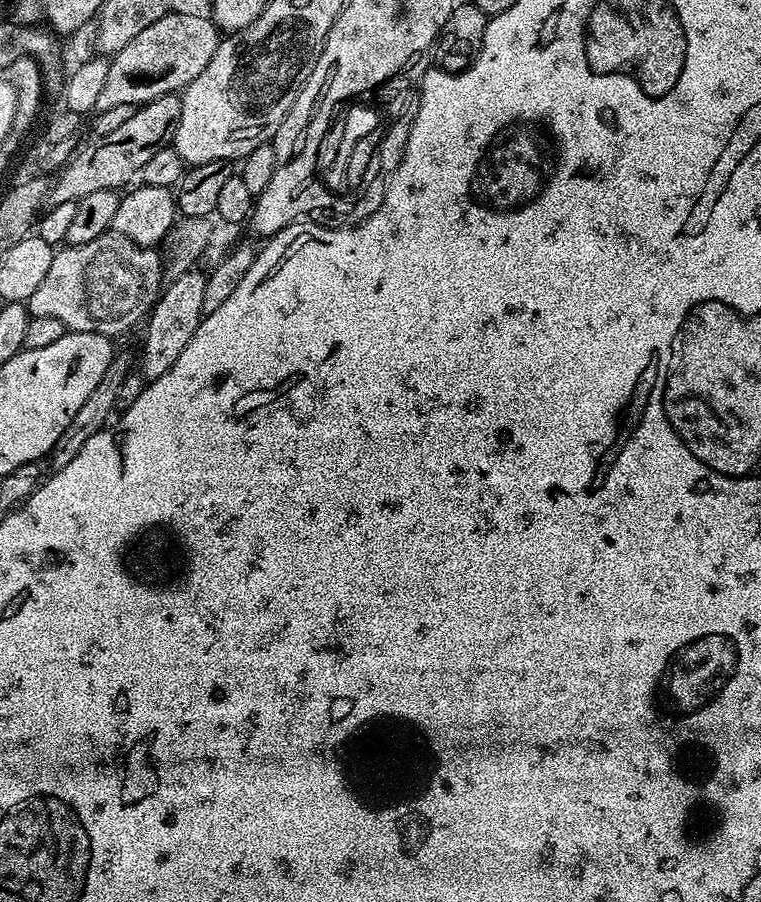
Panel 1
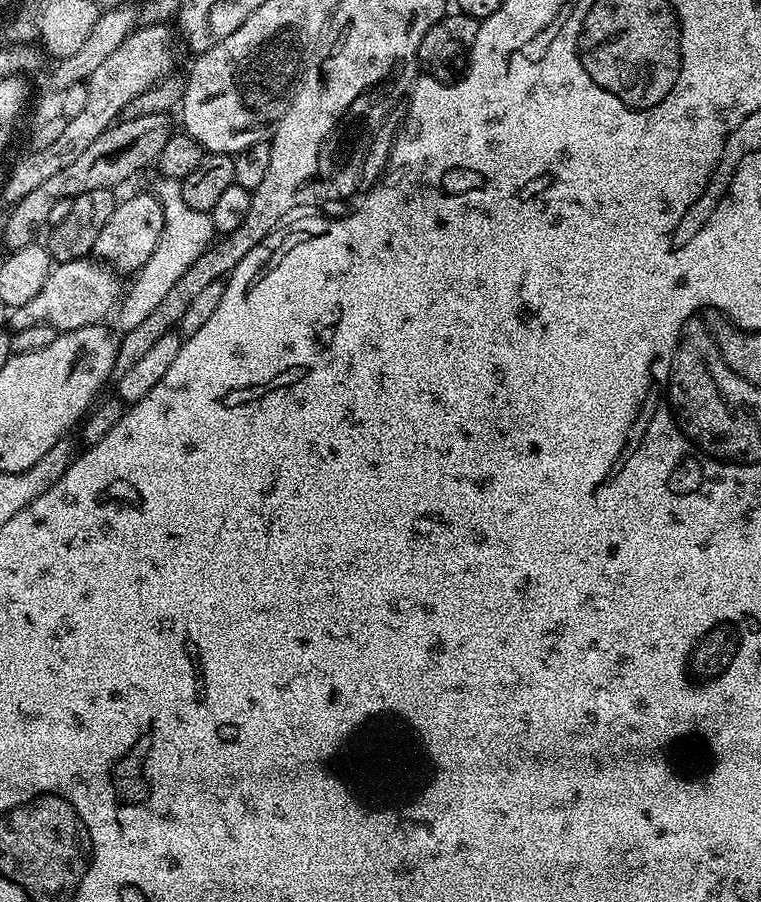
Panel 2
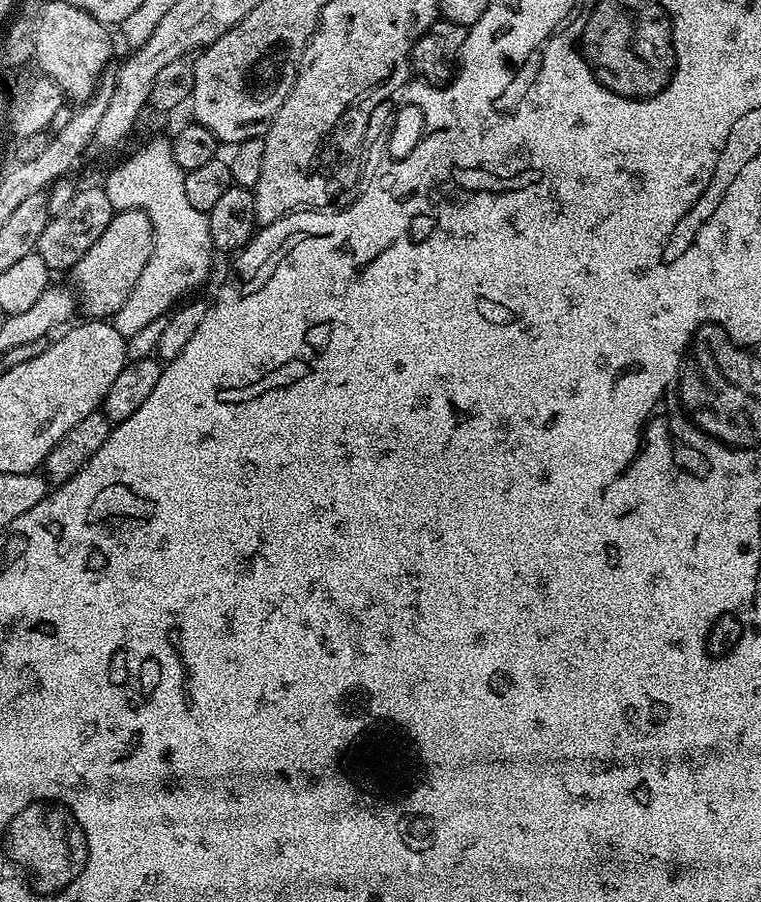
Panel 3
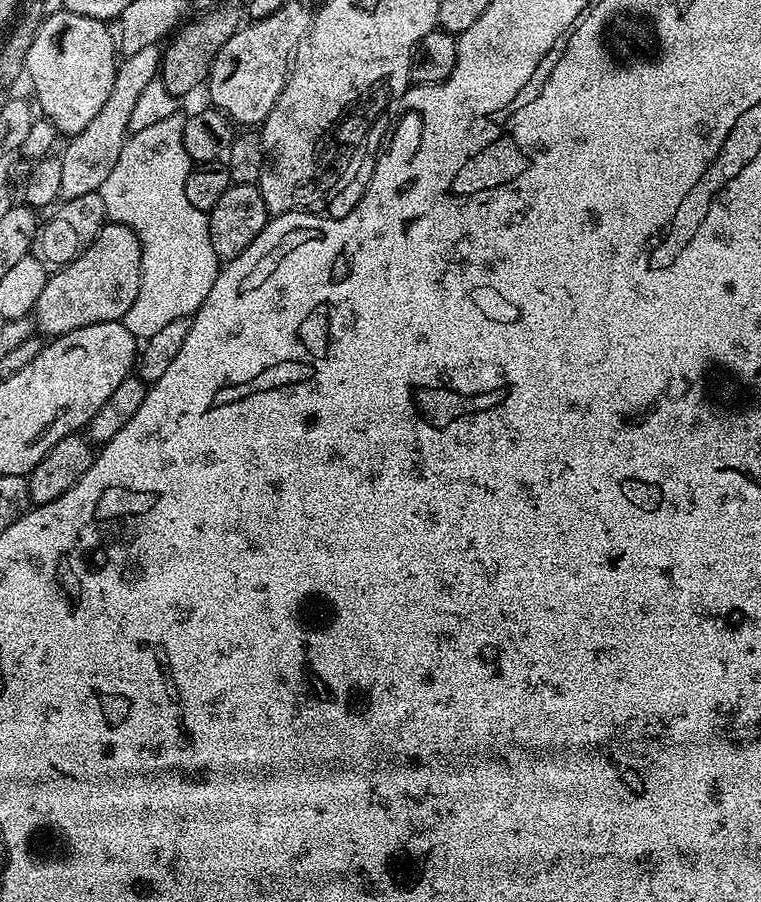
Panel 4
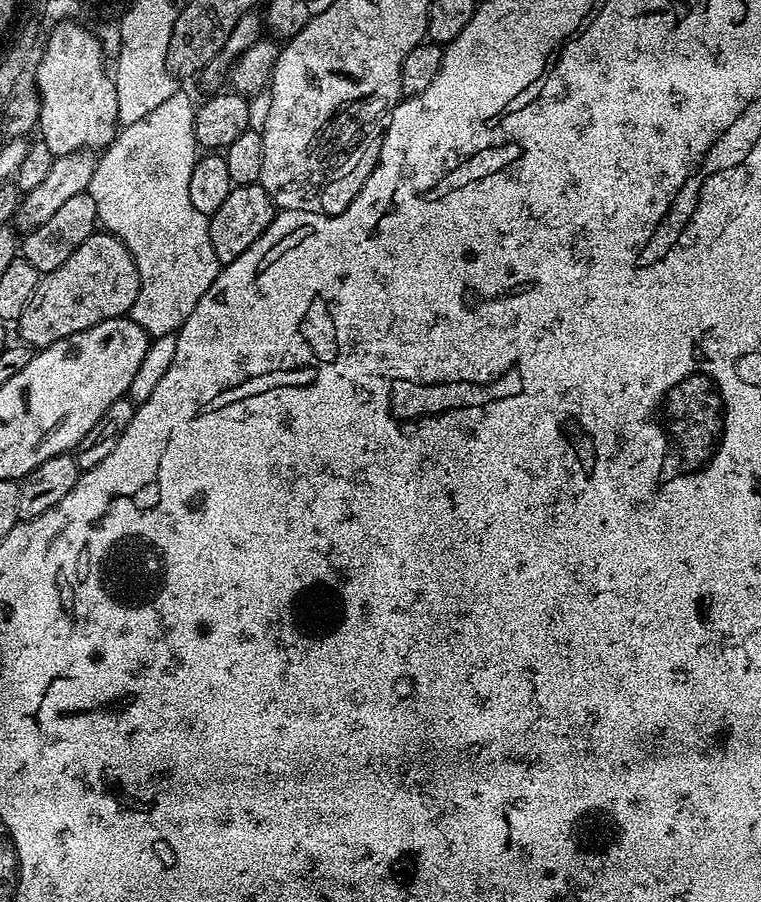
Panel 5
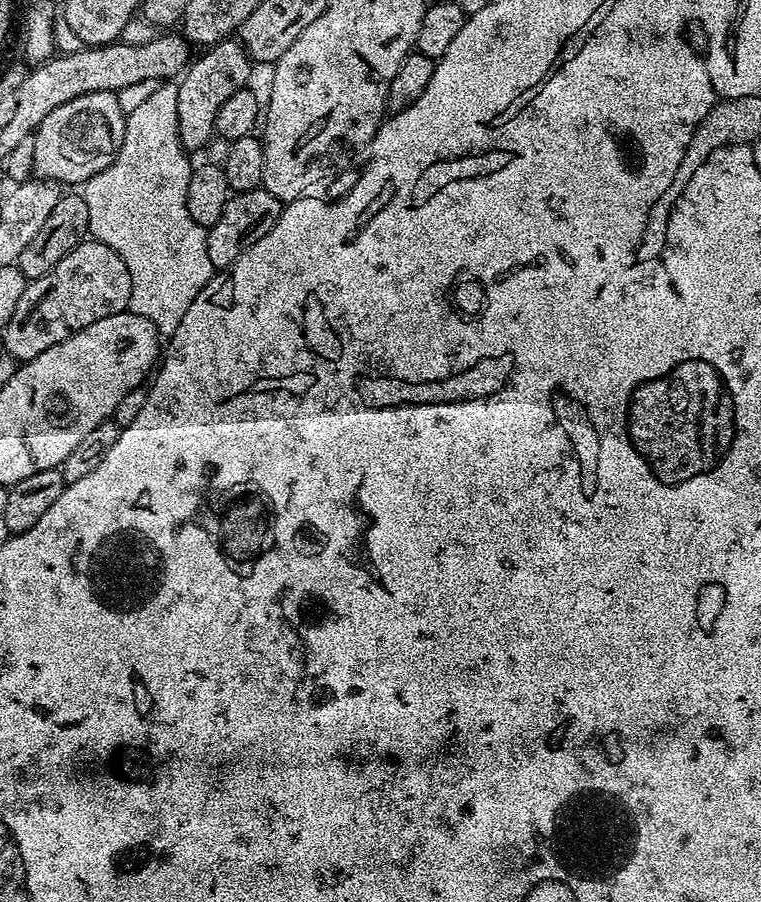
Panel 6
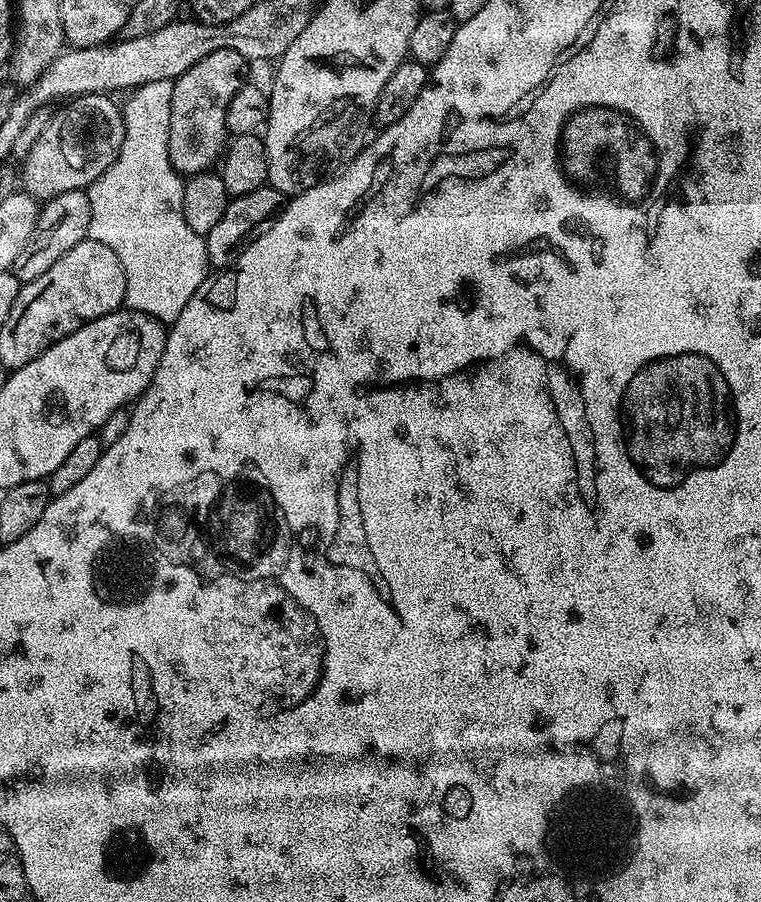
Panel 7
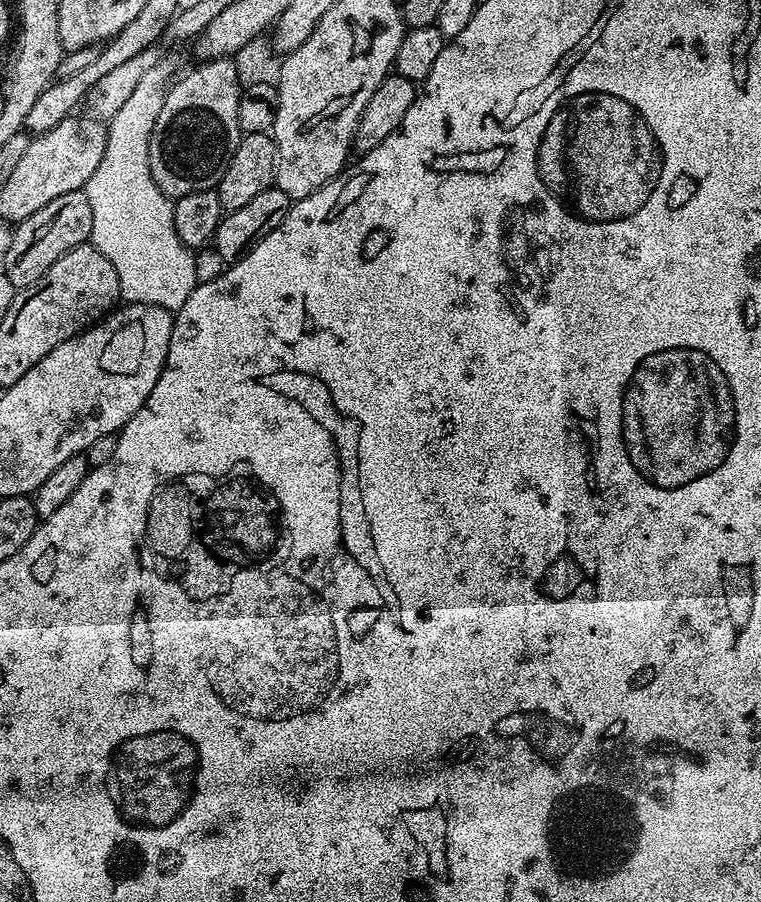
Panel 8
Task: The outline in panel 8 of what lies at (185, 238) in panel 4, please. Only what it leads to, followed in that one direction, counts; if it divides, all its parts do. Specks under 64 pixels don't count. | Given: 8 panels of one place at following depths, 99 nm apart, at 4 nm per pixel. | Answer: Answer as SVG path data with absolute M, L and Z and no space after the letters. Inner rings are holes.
M163 63L154 66L154 70L146 70L146 75L138 82L138 87L130 94L130 99L107 121L108 137L106 152L102 154L102 162L98 162L98 170L90 174L90 182L82 191L90 198L90 210L94 214L91 245L97 248L106 258L110 258L110 266L118 273L120 300L124 304L149 304L162 306L169 310L179 310L195 290L197 253L184 245L178 238L178 230L174 230L173 201L158 188L154 182L154 174L150 174L150 142L148 135L154 130L154 122L158 122L158 113L162 111L162 102L170 87L167 67Z

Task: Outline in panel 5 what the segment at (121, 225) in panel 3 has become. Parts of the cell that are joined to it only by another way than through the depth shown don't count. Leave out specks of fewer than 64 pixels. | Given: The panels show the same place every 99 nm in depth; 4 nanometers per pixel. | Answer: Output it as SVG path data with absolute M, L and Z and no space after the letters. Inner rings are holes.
M97 230L58 266L58 270L41 275L40 284L20 315L19 339L39 350L62 338L70 338L70 334L90 330L90 326L98 322L128 316L139 289L138 266L134 266L130 250L126 250L118 237Z

